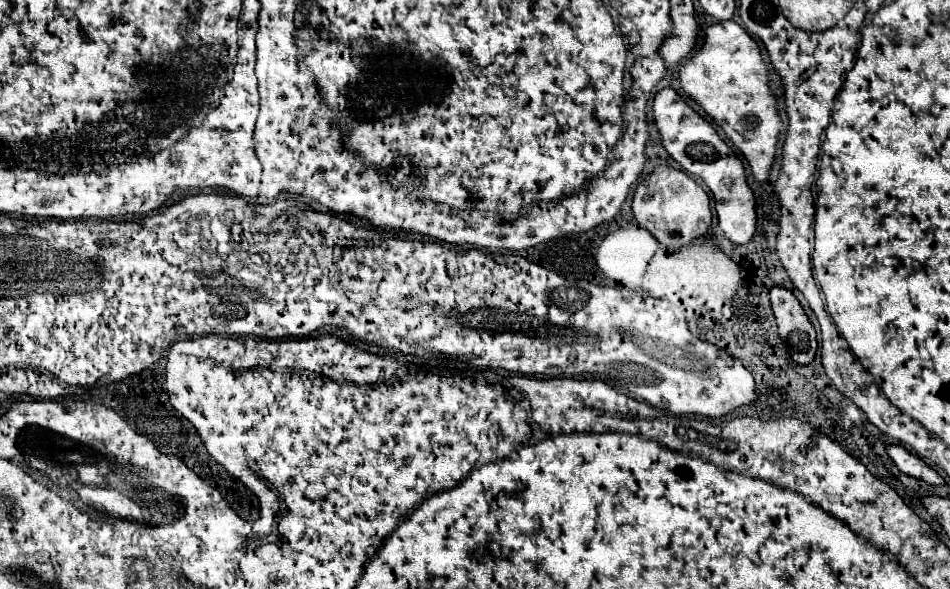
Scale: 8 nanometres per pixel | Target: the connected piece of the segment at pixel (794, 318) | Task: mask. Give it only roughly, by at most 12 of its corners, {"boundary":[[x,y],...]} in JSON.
{"boundary":[[774,286],[770,290],[778,334],[784,342],[804,334],[804,350],[794,350],[798,364],[816,354],[816,330],[796,296]]}

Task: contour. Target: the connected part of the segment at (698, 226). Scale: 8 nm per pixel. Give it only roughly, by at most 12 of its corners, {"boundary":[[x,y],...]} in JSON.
{"boundary":[[670,166],[646,176],[636,222],[664,246],[710,228],[710,198]]}

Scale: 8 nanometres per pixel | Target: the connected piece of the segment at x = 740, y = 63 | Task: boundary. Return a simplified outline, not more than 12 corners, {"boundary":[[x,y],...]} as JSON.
{"boundary":[[706,28],[684,92],[768,182],[782,128],[758,42]]}

